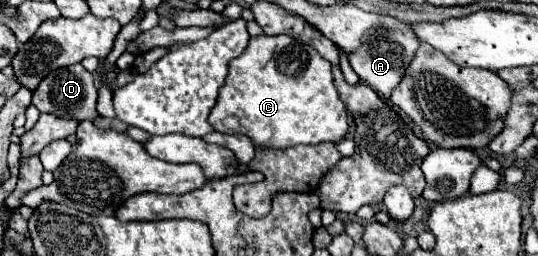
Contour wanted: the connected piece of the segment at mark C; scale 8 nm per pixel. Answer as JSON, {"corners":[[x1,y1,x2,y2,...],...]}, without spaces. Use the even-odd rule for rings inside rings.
{"corners":[[257,35,251,37,245,53,229,63,229,75,225,79,225,85,219,89,219,99,209,115,209,123,213,123,215,131,219,133,247,135,255,143,255,147,287,149,299,143,339,143,349,131,347,117,347,107,333,83,331,65,311,45,301,43,289,35]]}

